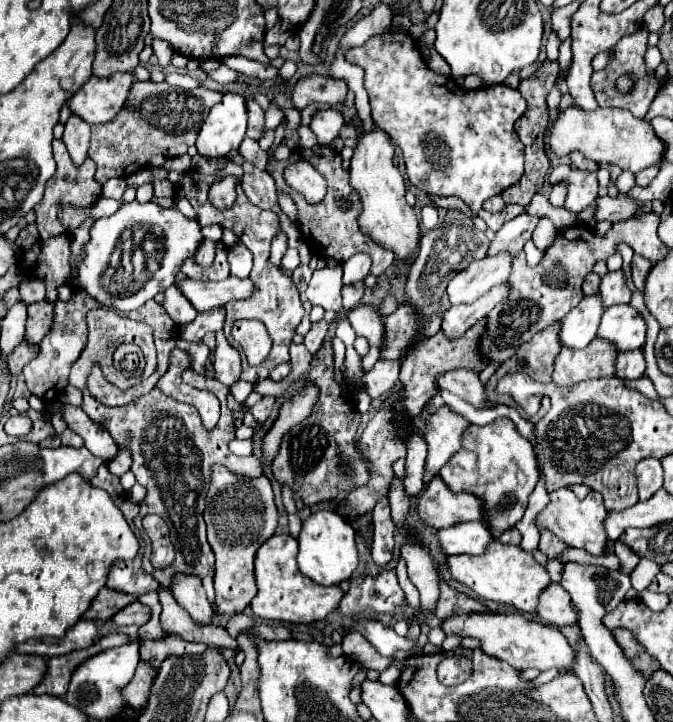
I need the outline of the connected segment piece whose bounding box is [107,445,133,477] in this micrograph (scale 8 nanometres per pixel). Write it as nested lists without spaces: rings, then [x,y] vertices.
[[[121,445],[121,447],[119,447],[117,457],[115,457],[115,459],[111,459],[107,467],[109,467],[109,471],[111,471],[113,475],[121,477],[125,471],[129,471],[131,463],[133,463],[133,457],[131,457],[131,453],[129,453],[129,447],[127,447],[127,445]]]

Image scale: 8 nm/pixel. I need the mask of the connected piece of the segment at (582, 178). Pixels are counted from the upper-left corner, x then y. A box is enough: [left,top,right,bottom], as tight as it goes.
[549,165,598,213]

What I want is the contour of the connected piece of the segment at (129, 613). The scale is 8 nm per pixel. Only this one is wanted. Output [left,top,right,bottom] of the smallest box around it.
[113,601,151,625]

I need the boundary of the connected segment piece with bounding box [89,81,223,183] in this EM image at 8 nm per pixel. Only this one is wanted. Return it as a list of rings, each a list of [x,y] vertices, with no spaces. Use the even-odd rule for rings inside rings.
[[[135,81],[129,93],[129,101],[117,117],[107,123],[91,125],[91,145],[89,157],[97,165],[95,179],[105,183],[111,177],[127,177],[149,163],[151,155],[177,157],[187,153],[189,145],[195,145],[197,133],[211,111],[213,105],[221,101],[223,93],[197,87],[197,89],[179,89],[169,83],[153,83],[153,81]]]

